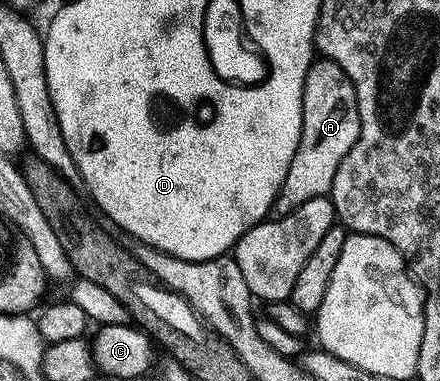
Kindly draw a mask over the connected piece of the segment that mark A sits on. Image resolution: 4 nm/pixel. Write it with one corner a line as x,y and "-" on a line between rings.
327,59
313,60
304,84
300,142
294,151
294,159
290,159
286,179
276,193
270,210
271,216
285,217
287,213
293,213
298,207
302,207
306,199
329,196
334,183
334,171
338,171
342,159
346,159
359,134
360,116
354,83
348,78
346,71
338,67
338,63

